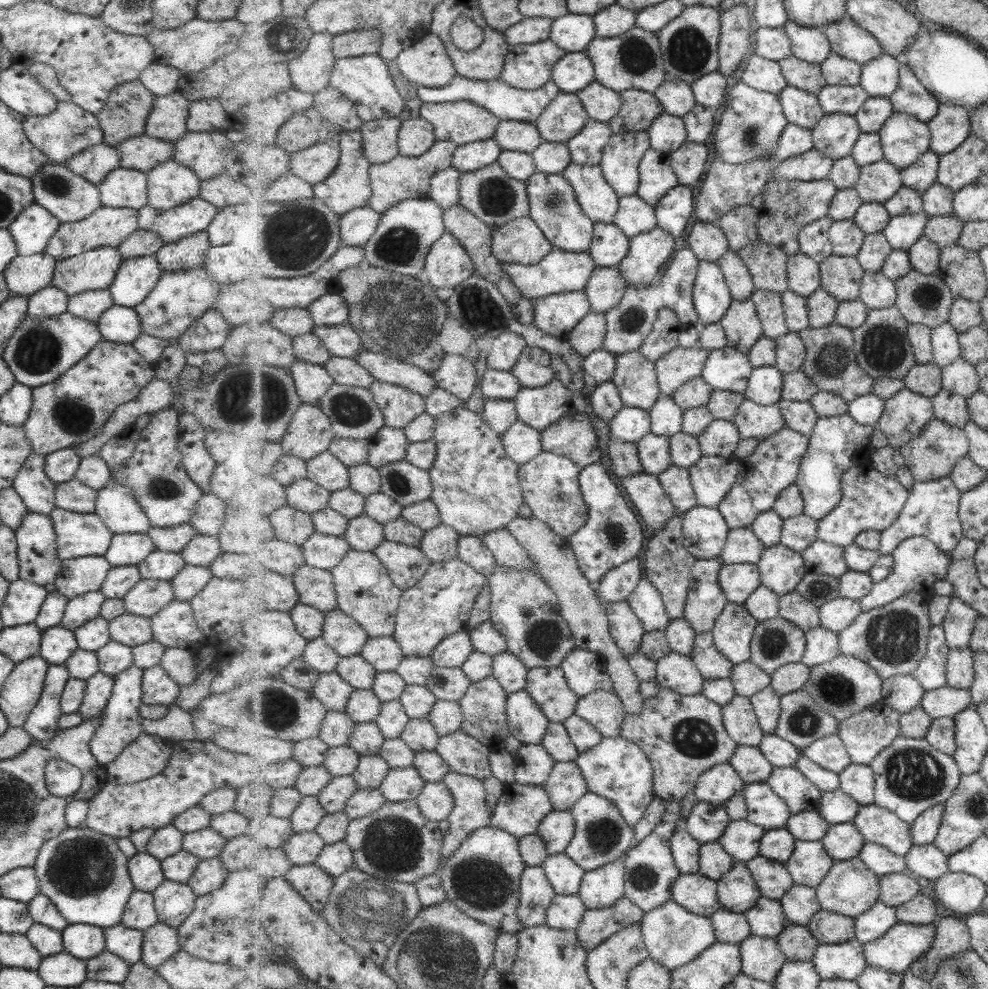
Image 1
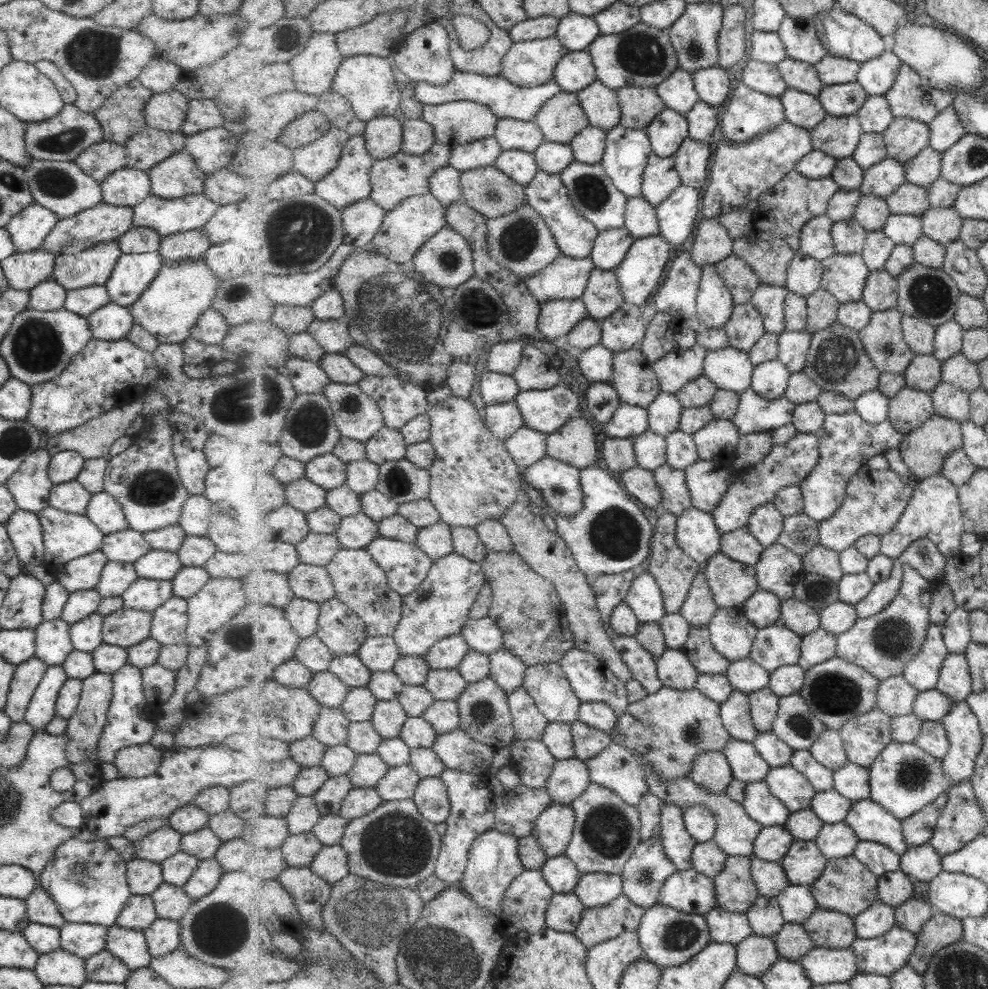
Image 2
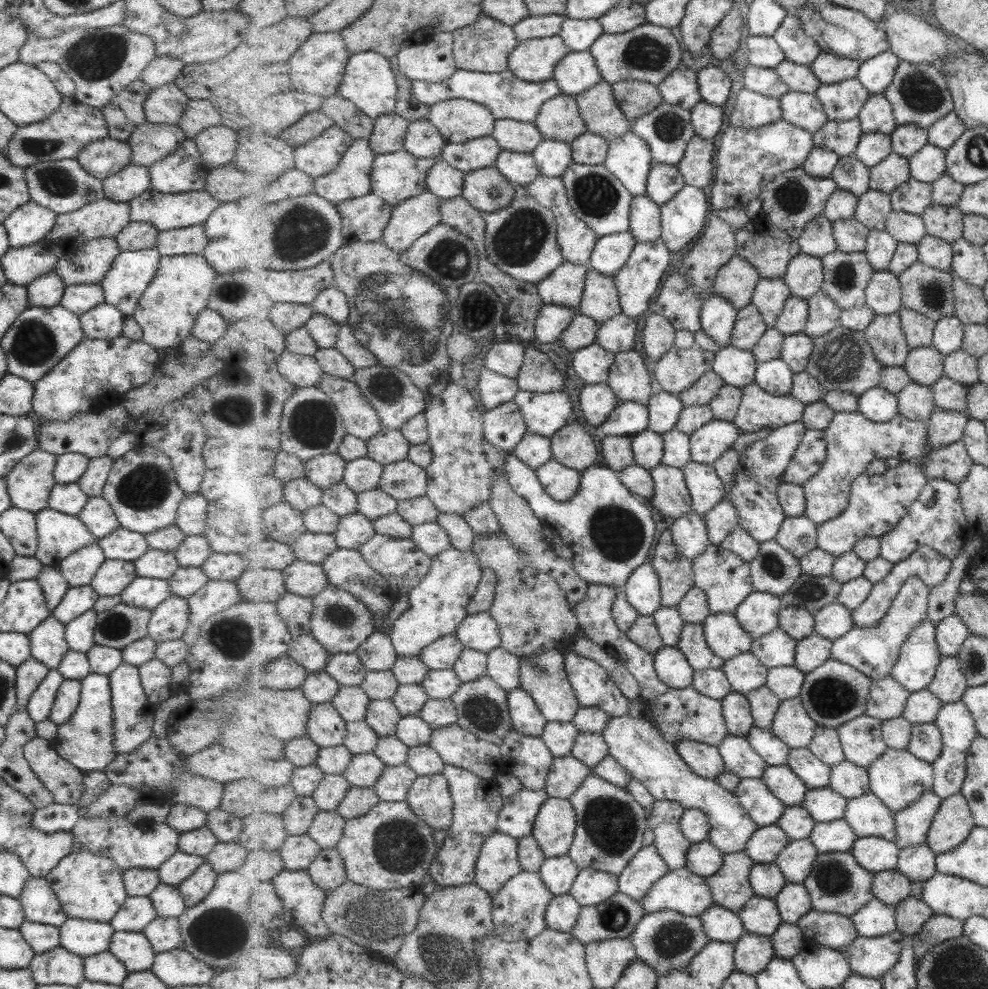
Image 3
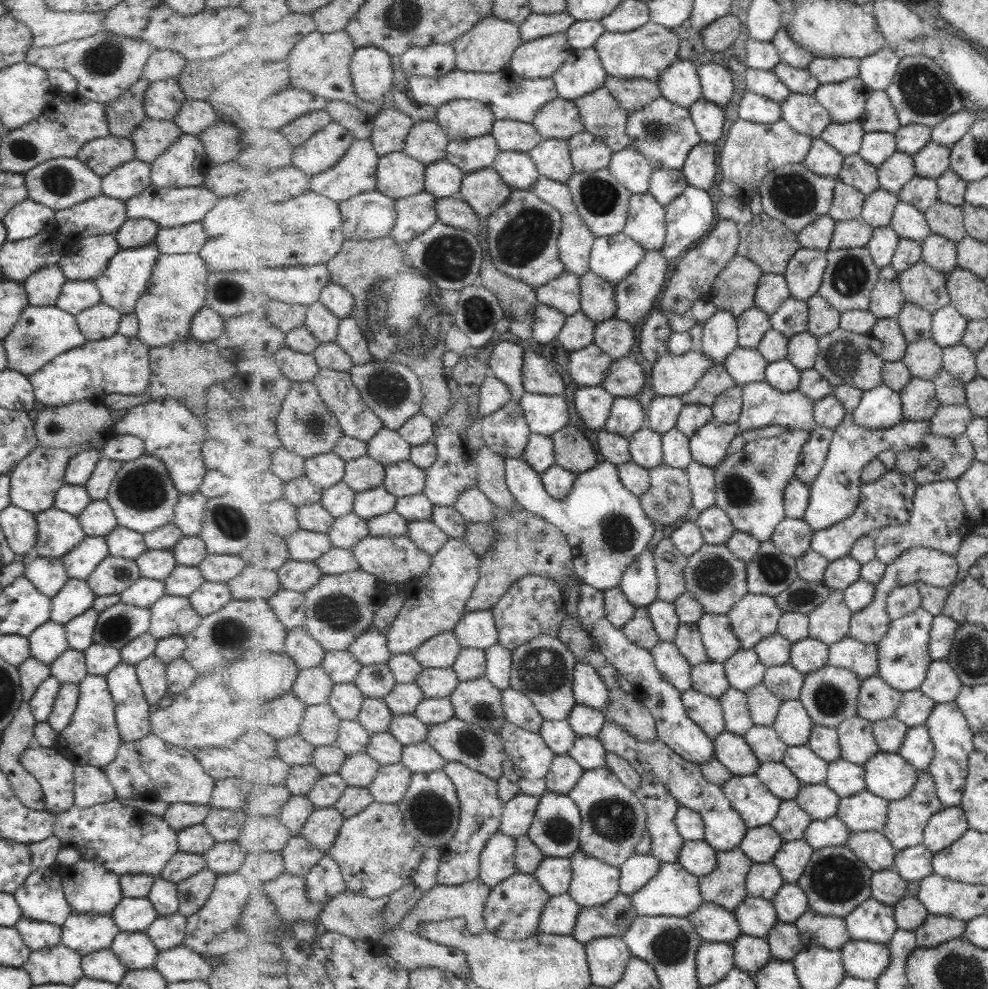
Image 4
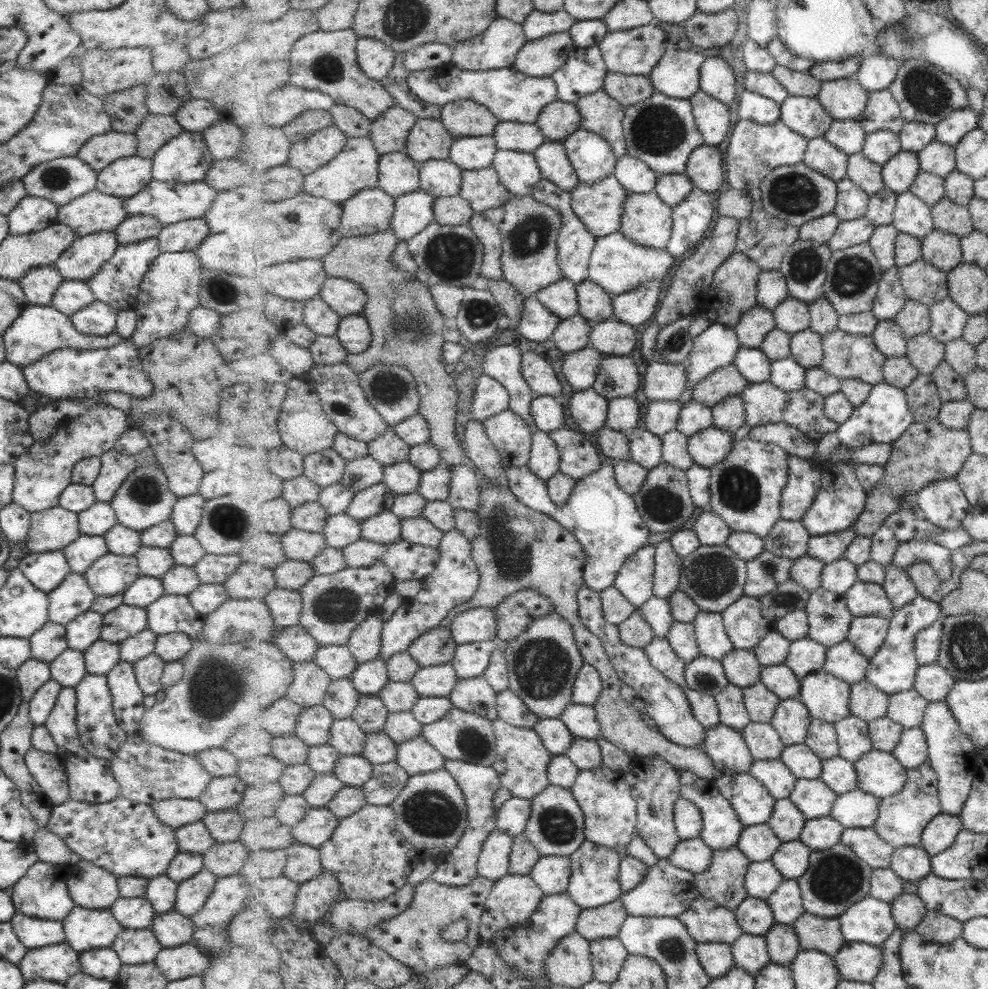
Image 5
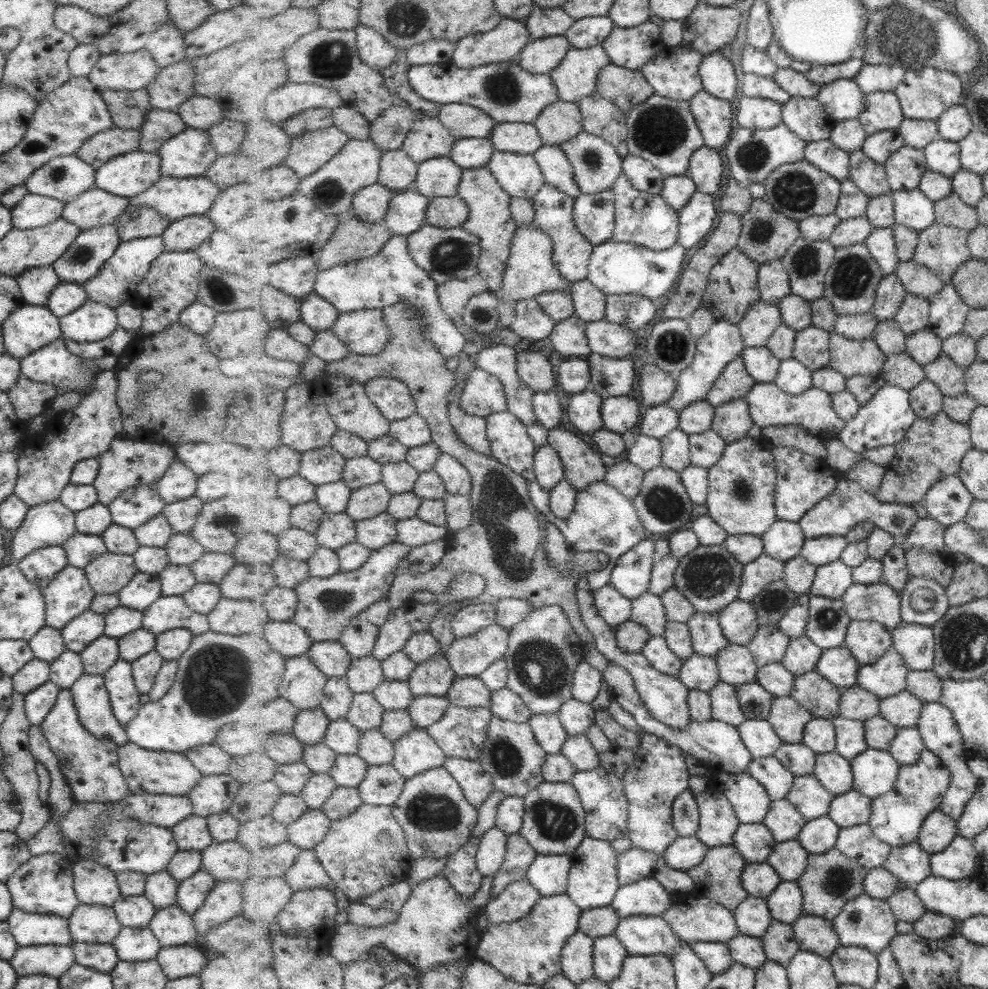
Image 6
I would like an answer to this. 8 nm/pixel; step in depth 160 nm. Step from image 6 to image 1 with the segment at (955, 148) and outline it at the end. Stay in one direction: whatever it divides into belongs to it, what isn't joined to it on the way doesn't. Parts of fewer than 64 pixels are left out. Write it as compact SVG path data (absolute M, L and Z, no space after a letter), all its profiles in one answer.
M927 151L917 163L902 169L903 184L921 192L931 188L938 180L940 160L941 155Z

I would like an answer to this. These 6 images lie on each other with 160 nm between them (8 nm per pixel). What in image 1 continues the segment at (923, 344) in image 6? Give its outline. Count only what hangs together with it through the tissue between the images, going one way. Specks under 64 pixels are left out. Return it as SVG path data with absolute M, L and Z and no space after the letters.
M934 362L917 364L904 378L906 388L922 396L935 397L942 392L942 367Z

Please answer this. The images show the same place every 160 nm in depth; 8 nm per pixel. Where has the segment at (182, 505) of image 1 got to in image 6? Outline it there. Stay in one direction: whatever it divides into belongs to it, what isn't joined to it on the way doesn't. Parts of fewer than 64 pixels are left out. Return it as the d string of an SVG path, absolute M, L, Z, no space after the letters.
M155 483L138 484L134 487L122 490L108 505L106 505L110 512L112 523L133 530L134 528L145 524L154 516L159 515L166 504L157 494L154 485Z

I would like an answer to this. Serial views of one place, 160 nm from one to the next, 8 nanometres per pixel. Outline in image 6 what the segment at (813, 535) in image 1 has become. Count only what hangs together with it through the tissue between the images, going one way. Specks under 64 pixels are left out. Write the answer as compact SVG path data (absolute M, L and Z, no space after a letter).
M778 519L762 539L765 553L776 559L788 561L802 554L806 534L799 523Z

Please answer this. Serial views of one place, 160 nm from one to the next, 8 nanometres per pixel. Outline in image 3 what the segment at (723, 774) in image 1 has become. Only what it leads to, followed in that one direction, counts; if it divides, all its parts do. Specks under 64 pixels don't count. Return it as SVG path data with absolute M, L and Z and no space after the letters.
M681 739L675 743L675 746L683 761L701 777L717 779L727 770L726 762L723 760L719 748L714 745Z

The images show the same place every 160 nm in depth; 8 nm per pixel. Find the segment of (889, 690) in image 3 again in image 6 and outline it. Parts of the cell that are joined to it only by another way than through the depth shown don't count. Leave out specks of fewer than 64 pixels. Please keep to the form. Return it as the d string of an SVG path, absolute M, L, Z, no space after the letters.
M857 684L842 689L840 716L865 722L880 715L880 698Z

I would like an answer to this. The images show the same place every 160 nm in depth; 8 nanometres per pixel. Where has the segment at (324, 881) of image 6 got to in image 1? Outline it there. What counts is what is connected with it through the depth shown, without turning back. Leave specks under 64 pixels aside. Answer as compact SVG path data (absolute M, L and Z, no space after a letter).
M315 830L295 833L281 848L293 865L315 864L326 847L326 840Z

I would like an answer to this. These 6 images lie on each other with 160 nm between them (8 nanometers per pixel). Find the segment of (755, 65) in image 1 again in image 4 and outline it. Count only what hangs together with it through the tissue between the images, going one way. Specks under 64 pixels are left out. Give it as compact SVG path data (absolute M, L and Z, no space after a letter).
M748 67L746 69L747 90L759 93L761 96L771 97L782 103L792 94L792 90L785 85L774 74L774 71L759 70L758 68Z

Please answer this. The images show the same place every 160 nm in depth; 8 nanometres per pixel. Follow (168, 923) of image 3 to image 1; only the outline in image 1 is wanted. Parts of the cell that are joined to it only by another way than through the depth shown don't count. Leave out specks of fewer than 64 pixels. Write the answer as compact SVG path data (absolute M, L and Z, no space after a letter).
M157 921L142 931L140 961L147 968L158 967L179 950L175 928Z

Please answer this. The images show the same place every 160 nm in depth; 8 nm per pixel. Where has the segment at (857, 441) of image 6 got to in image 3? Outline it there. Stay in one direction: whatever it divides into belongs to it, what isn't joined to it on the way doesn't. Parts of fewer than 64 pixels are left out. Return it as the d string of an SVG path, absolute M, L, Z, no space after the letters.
M876 387L859 397L859 412L869 420L889 422L899 415L898 397L882 387Z

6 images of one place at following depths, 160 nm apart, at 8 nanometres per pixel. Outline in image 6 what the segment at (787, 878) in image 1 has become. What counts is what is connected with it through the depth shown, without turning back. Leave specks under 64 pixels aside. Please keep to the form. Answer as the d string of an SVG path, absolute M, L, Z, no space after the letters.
M767 861L747 864L742 875L742 885L751 896L757 898L768 899L783 881Z

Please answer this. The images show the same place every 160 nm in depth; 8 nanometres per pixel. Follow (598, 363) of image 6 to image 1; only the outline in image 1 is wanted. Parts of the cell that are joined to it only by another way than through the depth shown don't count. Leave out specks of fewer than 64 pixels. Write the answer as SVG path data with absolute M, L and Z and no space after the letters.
M641 351L619 355L612 382L622 394L625 405L647 409L655 406L663 395L658 380L656 361L649 360Z

